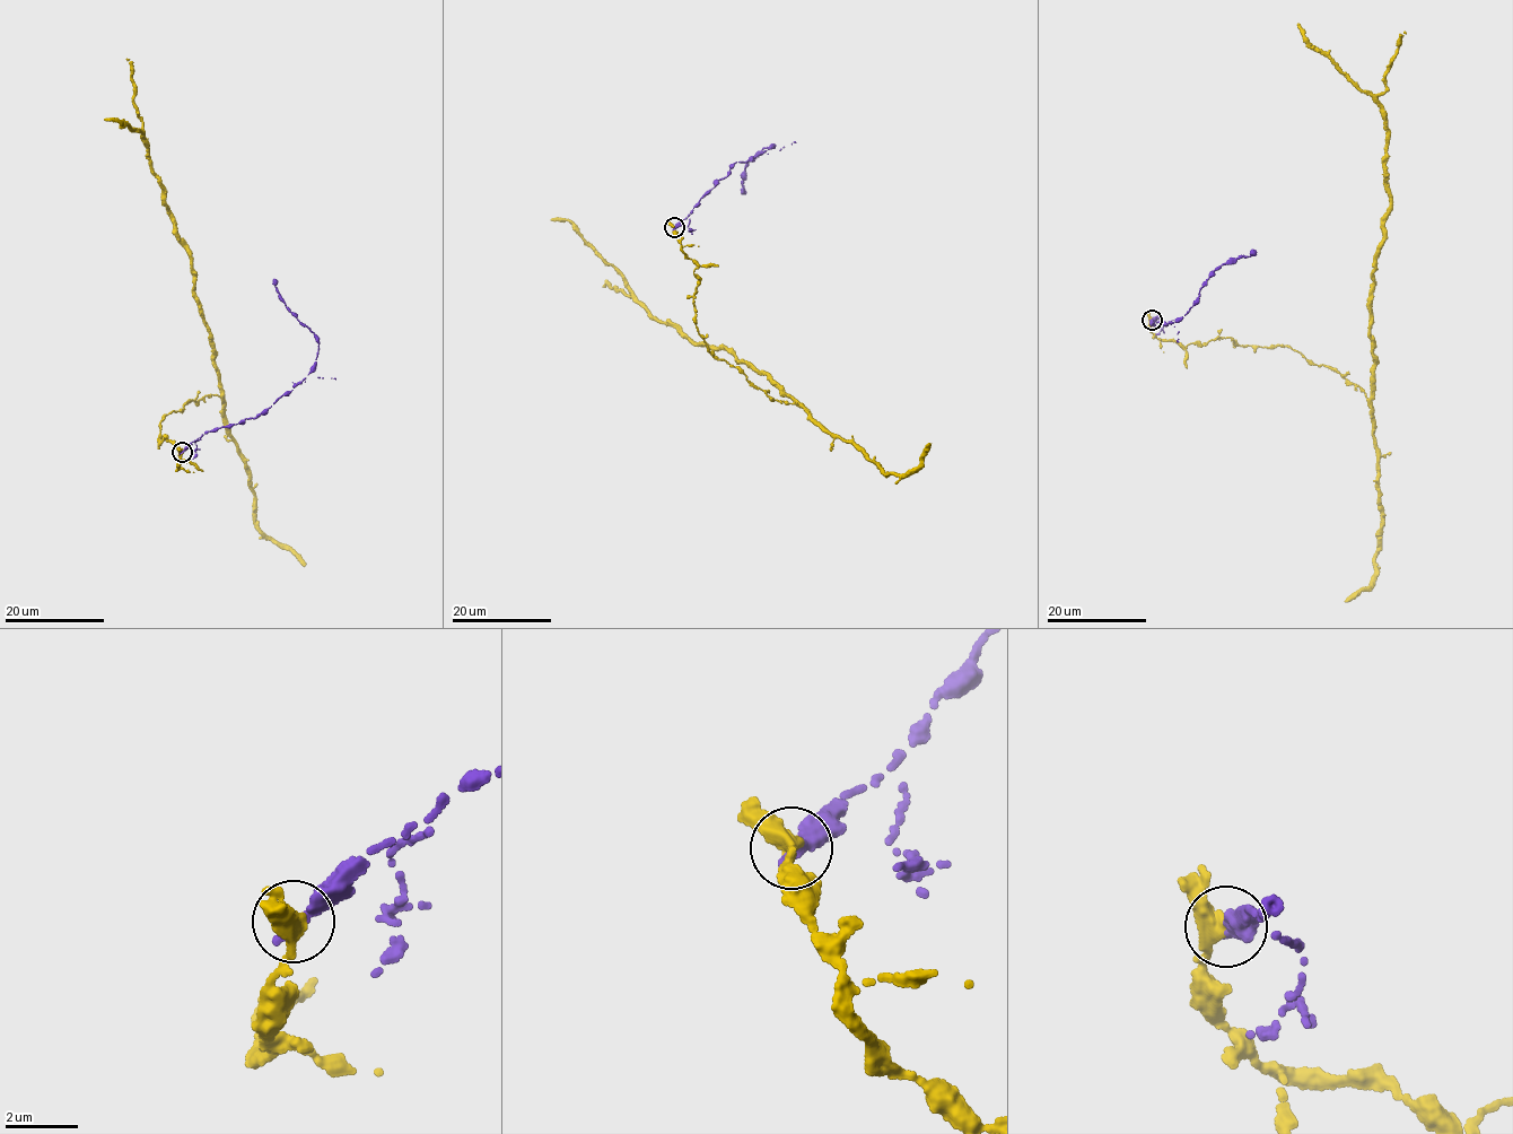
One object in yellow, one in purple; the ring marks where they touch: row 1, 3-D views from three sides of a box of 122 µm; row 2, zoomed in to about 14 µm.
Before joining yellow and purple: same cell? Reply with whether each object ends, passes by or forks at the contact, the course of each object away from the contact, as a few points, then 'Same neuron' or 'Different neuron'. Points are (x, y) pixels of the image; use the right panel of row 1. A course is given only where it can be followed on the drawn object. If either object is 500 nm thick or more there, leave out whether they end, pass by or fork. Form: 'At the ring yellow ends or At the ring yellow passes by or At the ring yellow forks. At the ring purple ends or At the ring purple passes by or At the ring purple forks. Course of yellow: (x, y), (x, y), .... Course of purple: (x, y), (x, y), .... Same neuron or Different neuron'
At the ring yellow passes by. At the ring purple ends. Course of yellow: (1153, 319), (1149, 331), (1183, 347), (1287, 347), (1374, 391), (1384, 112), (1297, 24). Course of purple: (1153, 319), (1160, 316), (1154, 316), (1154, 325), (1162, 322), (1171, 323), (1189, 311), (1215, 269), (1256, 251). Different neuron

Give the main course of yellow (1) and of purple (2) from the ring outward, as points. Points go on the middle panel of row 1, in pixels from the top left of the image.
1: (674, 227), (697, 265), (707, 351), (774, 400), (799, 404), (726, 346), (658, 322), (568, 221), (551, 219)
2: (674, 227), (736, 162), (743, 162), (775, 145), (763, 148), (748, 162), (743, 192)

